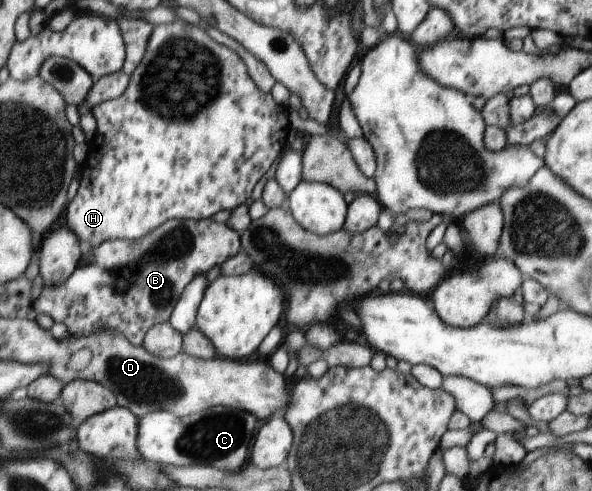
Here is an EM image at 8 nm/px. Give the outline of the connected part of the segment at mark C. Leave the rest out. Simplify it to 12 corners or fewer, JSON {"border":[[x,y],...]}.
{"border":[[214,406],[140,419],[151,463],[238,473],[260,426],[252,412]]}

